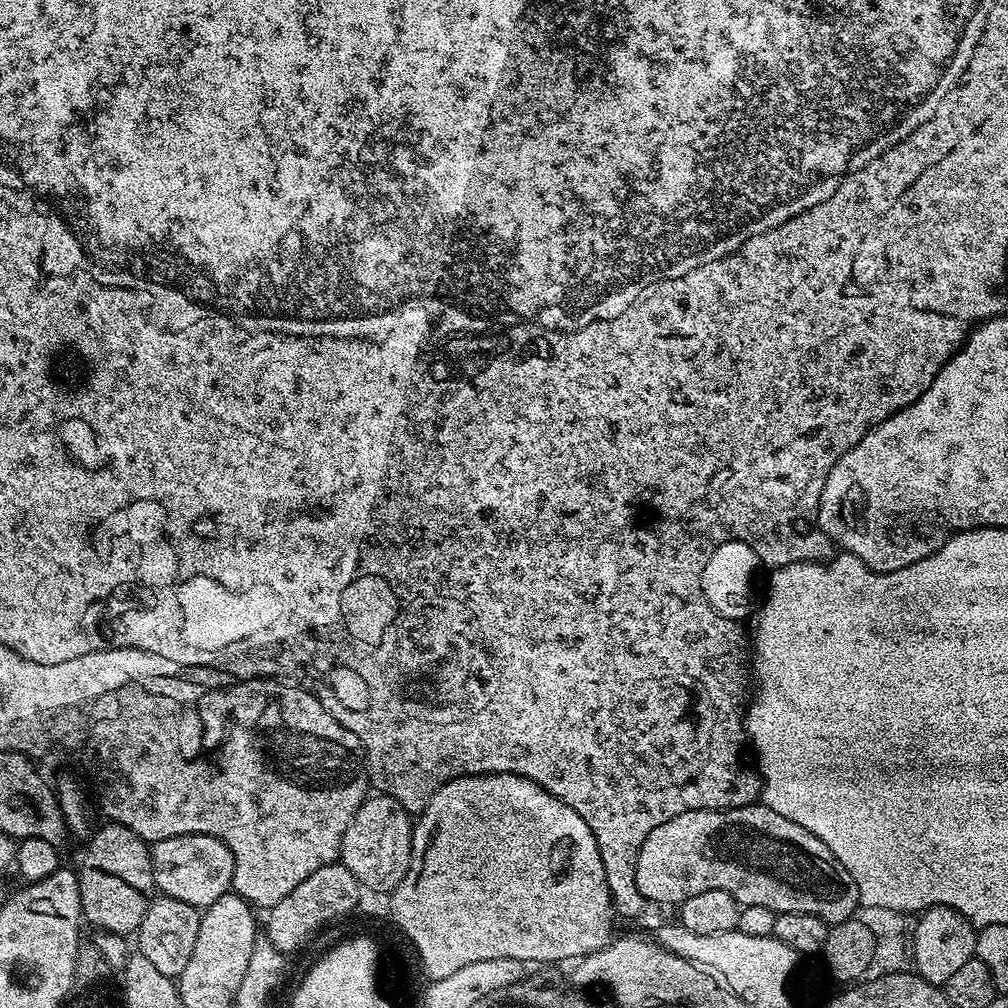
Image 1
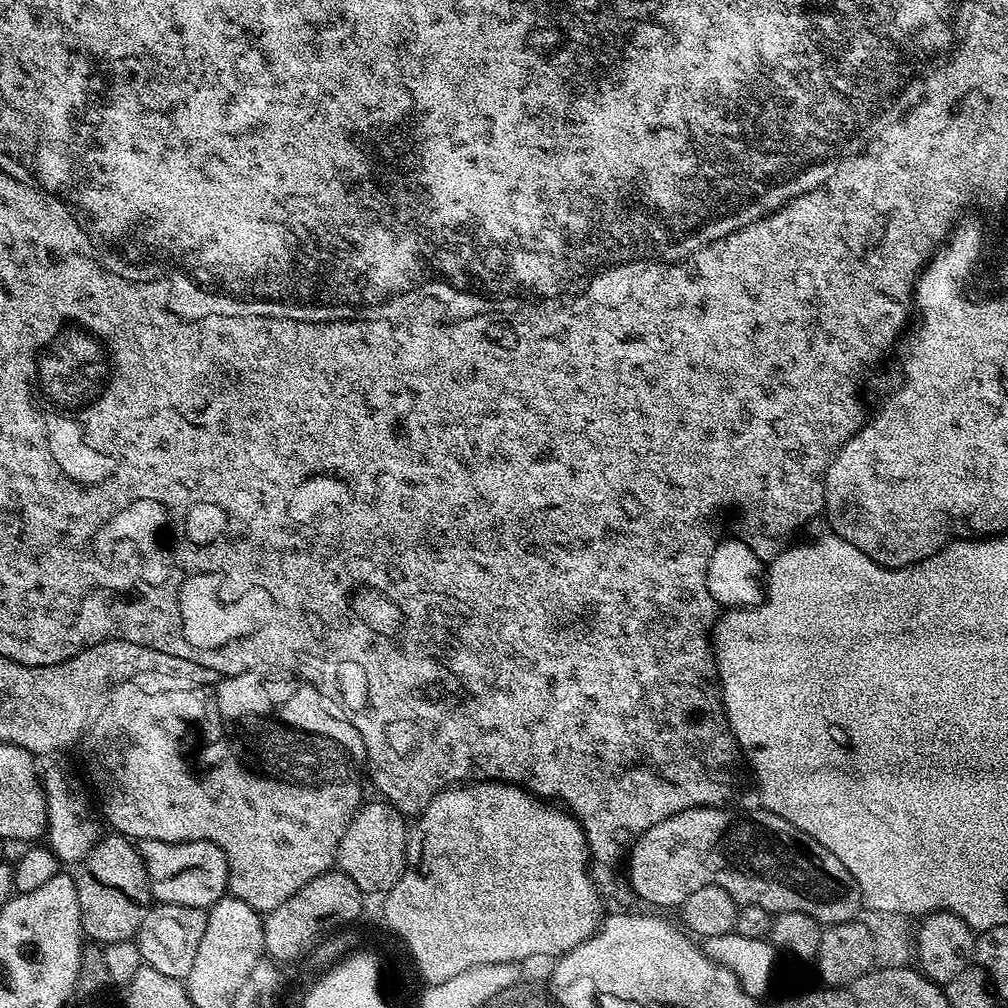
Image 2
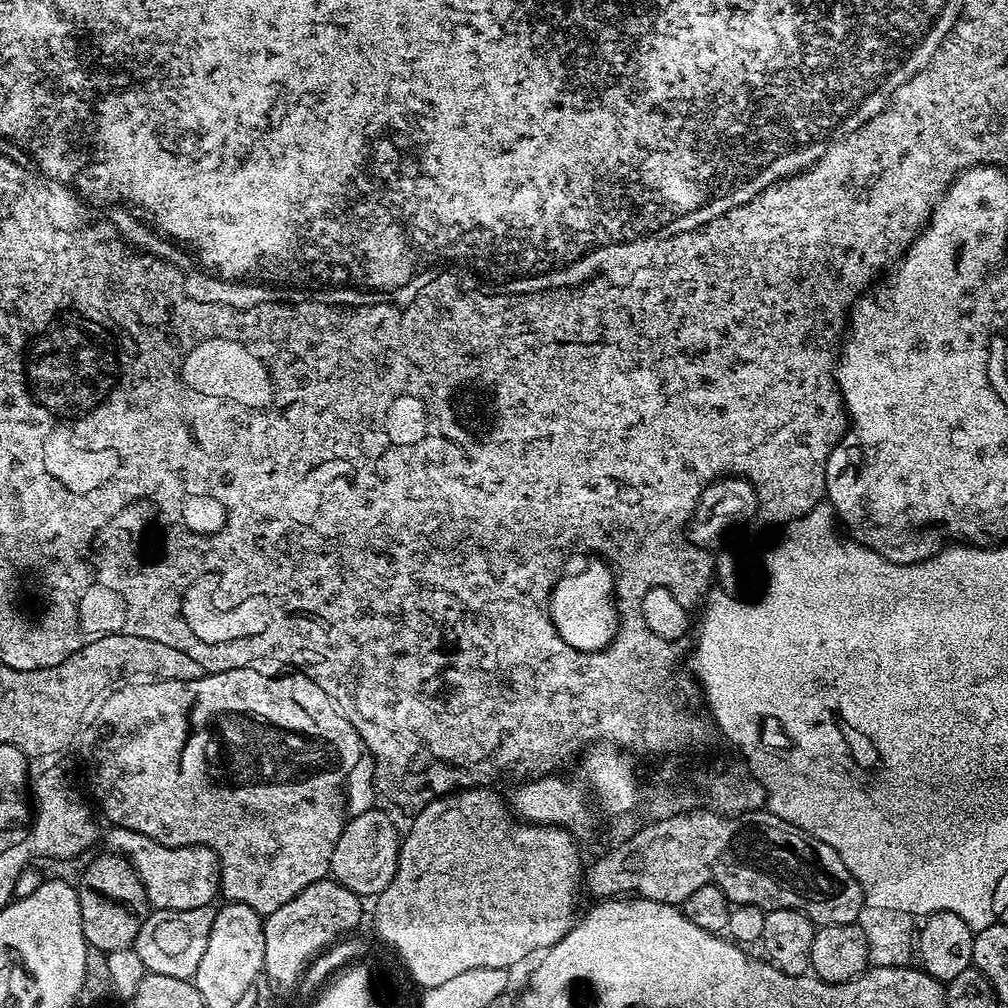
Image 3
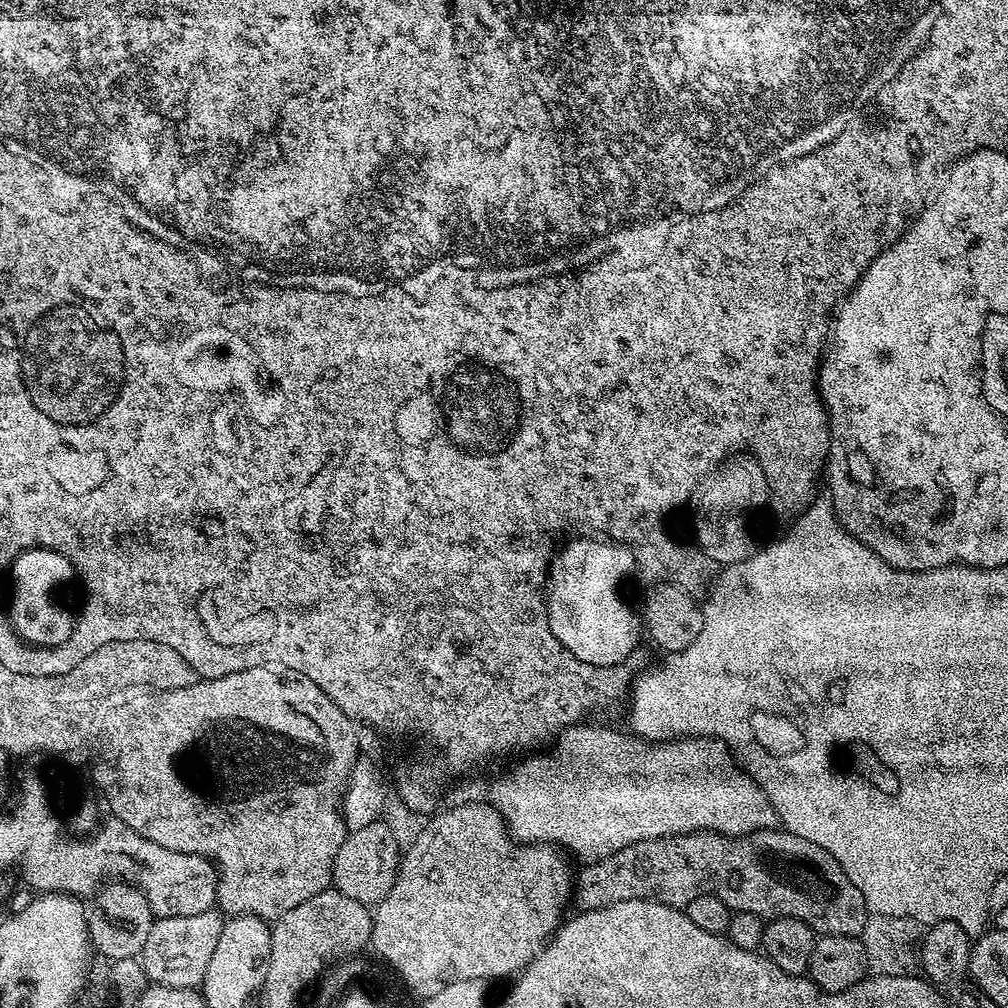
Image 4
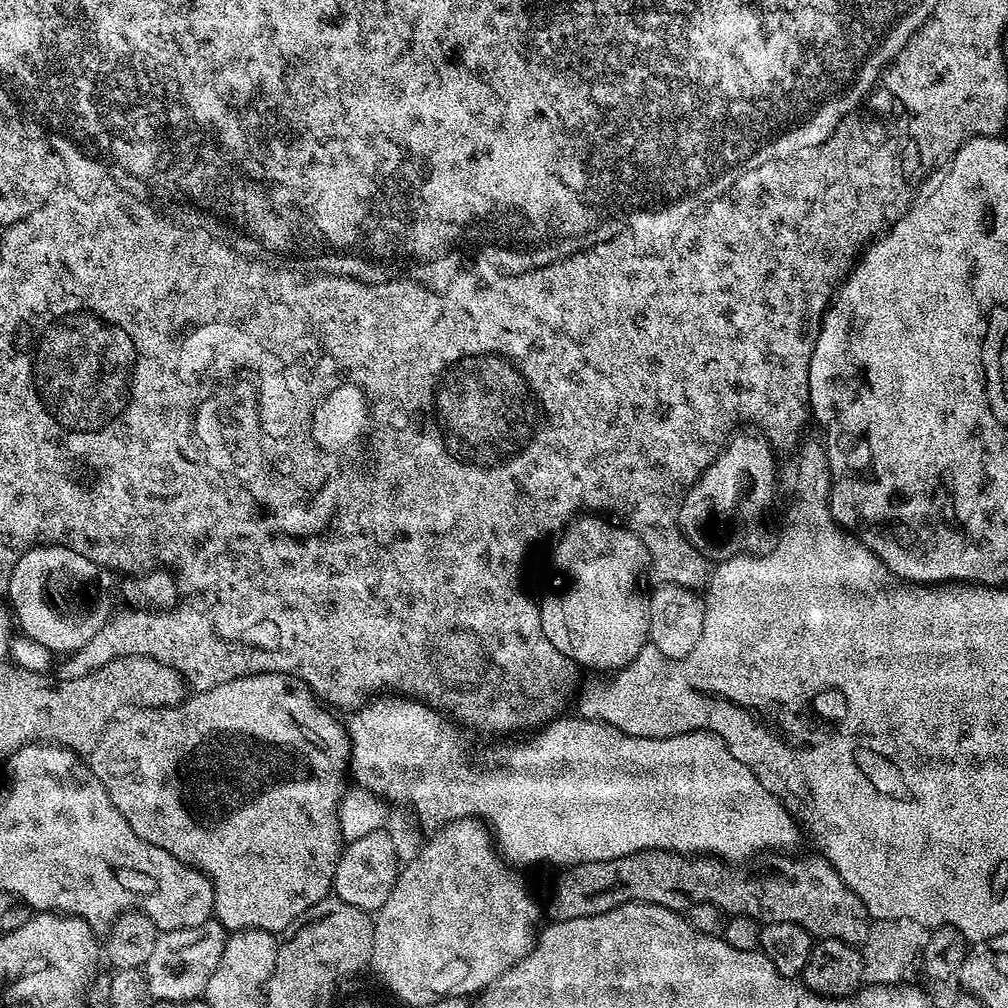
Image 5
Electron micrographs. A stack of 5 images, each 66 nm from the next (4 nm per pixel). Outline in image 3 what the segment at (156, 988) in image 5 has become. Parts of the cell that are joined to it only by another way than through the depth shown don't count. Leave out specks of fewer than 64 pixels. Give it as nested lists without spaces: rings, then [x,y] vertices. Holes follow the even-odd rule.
[[[212,904],[194,910],[158,908],[149,911],[134,945],[138,958],[142,958],[148,972],[191,981],[198,970],[198,962],[202,962],[202,954],[206,954],[206,942],[210,942],[210,928],[214,926],[215,917],[216,908]]]

